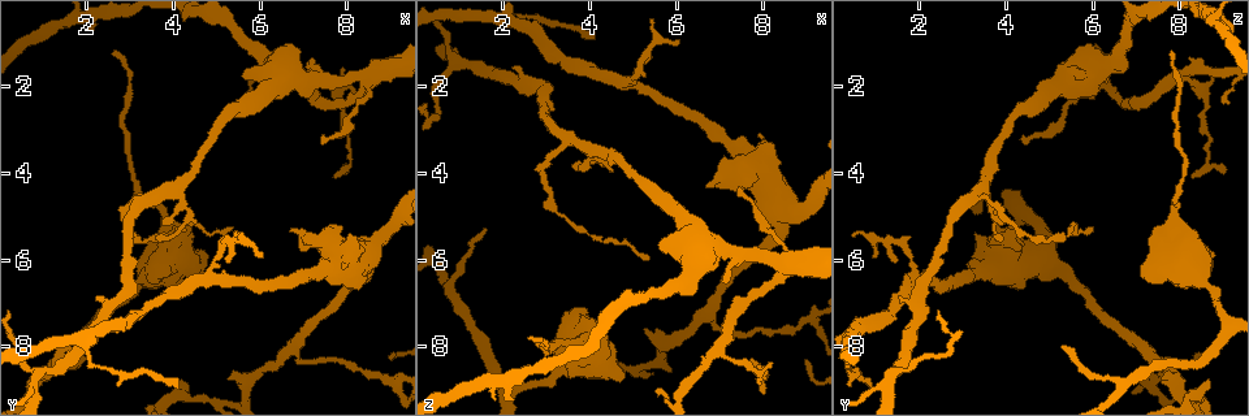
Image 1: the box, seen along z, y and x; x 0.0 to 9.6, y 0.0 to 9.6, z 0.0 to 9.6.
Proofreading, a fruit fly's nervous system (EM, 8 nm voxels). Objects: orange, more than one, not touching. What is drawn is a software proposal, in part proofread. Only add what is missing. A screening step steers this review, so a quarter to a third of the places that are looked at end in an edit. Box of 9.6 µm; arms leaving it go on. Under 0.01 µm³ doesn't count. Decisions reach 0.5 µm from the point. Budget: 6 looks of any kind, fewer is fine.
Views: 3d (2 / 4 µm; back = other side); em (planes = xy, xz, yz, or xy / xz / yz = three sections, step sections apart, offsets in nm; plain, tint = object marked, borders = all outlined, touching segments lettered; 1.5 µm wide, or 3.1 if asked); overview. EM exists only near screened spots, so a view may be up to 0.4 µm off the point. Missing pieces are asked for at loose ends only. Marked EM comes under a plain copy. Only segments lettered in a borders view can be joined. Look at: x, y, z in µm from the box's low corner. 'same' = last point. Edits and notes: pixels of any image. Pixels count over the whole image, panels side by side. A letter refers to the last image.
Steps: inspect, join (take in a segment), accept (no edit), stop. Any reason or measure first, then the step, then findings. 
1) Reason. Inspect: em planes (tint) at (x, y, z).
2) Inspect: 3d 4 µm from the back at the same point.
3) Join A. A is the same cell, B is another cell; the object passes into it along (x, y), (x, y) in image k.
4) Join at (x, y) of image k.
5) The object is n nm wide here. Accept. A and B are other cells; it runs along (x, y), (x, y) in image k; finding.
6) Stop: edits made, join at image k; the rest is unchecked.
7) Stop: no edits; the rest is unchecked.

Thin end. Inspect: em xy step 4 (borders) at (7.75, 4.00, 8.25).

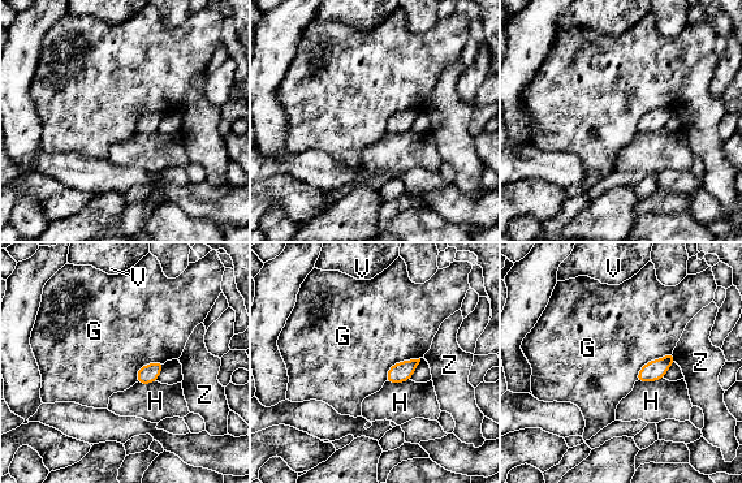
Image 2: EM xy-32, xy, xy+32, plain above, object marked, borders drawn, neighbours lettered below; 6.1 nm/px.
Inspect: em planes (borders) at the same point.

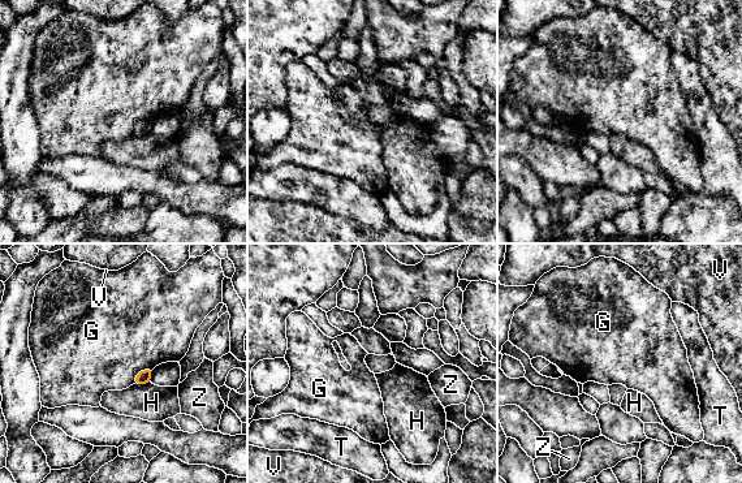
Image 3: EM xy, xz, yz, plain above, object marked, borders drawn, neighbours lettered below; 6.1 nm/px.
Accept. G, H, T, V and Z are other cells; a border runs along (152, 367), (141, 370), (133, 383) in image 3; none of them fits.

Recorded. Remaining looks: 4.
An open end. Inspect: em xz step 4 (tint) at (6.75, 5.30, 4.25).

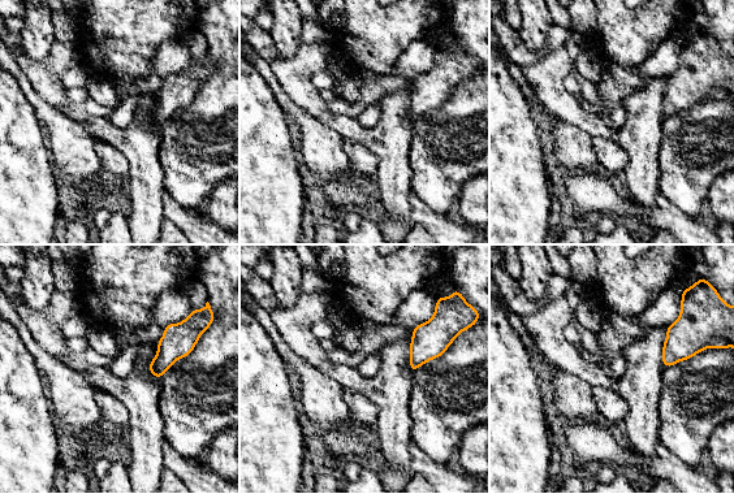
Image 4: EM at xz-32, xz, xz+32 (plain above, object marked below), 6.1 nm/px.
Inspect: em planes (tint) at the same point.

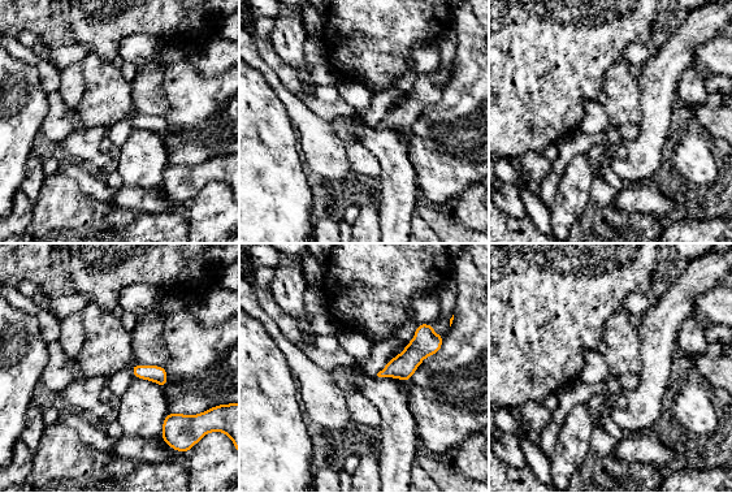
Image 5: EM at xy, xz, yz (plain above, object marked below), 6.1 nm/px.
See the neighbours. Inspect: em planes (borders) at the same point.

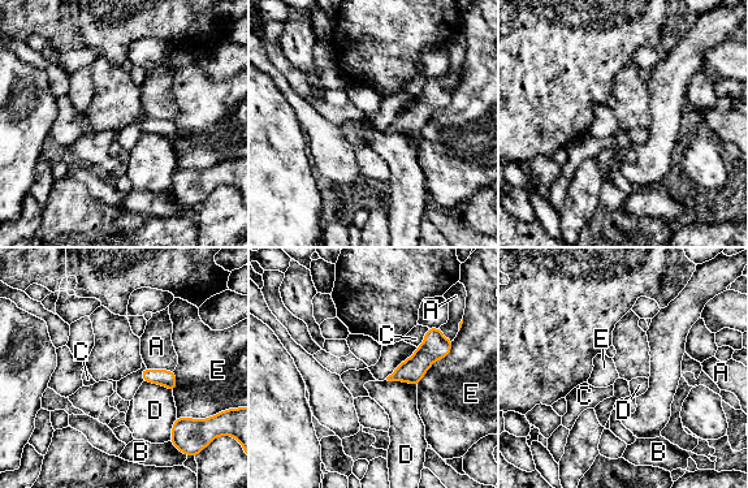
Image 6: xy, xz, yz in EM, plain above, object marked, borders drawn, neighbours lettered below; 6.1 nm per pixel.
The longest contact is with E, 360 nm. Accept. A, B, C, D and E are other cells; a border runs along (147, 367), (172, 371) in image 6; no lettered segment goes on from it.

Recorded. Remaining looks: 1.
Stop: no edits; the rest is unchecked.

